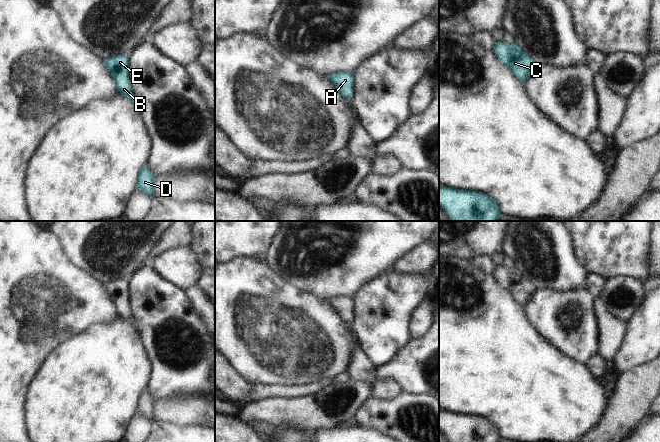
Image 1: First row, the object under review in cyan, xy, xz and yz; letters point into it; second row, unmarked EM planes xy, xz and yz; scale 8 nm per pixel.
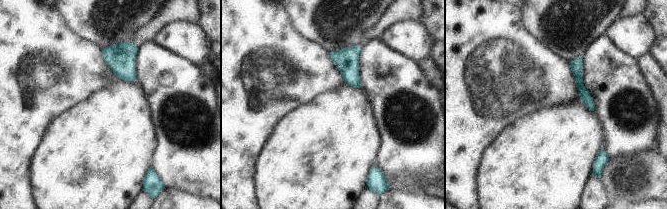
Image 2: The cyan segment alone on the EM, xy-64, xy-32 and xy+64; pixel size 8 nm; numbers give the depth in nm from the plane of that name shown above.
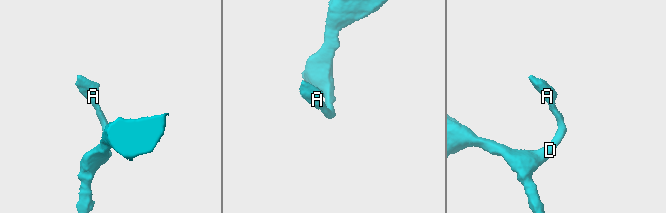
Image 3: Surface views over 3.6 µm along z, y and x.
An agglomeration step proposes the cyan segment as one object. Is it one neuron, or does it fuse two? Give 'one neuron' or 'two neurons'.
one neuron

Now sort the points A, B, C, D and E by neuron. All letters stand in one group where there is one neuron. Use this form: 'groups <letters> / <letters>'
groups A B C D E

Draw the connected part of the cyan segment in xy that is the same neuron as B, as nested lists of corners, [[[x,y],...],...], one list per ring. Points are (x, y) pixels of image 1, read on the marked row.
[[[127,55],[113,56],[109,59],[103,60],[103,62],[104,62],[104,65],[107,67],[108,71],[112,75],[117,91],[123,96],[130,99],[131,102],[136,105],[134,101],[134,95],[131,91],[131,82],[129,81],[129,58],[128,56]]]

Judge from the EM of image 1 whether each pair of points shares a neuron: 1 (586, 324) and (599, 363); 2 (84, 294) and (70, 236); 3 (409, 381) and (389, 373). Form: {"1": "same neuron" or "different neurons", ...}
{"1": "different neurons", "2": "different neurons", "3": "same neuron"}

